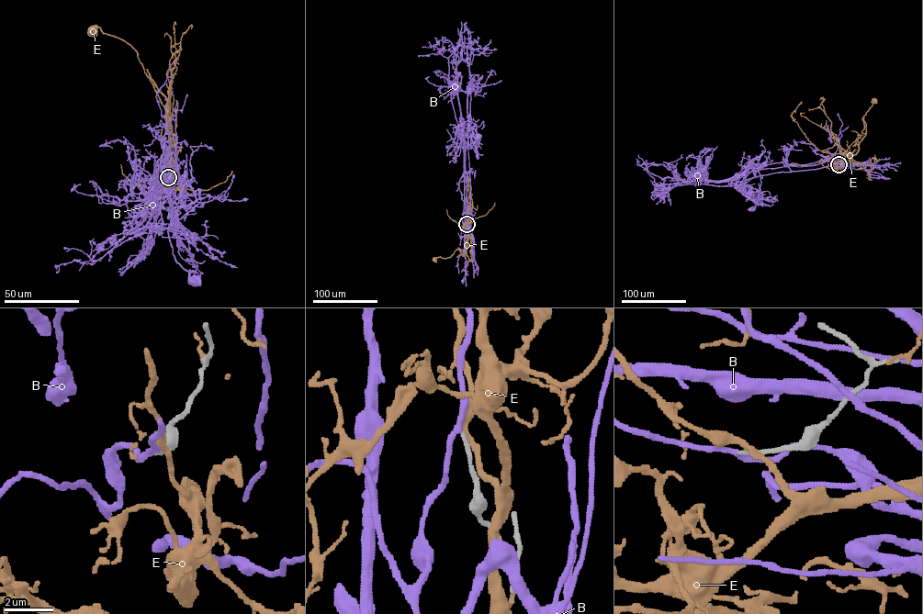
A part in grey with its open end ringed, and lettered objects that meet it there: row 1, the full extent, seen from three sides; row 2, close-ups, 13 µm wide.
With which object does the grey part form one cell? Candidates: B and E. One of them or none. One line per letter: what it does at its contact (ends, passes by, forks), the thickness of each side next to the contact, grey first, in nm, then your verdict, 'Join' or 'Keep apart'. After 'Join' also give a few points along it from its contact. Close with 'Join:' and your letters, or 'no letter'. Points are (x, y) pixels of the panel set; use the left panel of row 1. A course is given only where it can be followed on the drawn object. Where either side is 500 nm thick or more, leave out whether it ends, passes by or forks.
B: It passes by. Thickness 150 nm (grey) against 240 nm. Join. Its course: (168, 177), (164, 170), (161, 187), (174, 173), (182, 193), (169, 240), (191, 280)
E: It passes by. Thickness 200 nm (grey) against 220 nm. Keep apart
Join: B

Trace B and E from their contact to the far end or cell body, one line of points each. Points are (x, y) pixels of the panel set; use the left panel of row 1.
B: (168, 177), (164, 170), (161, 187), (174, 173), (182, 193), (169, 240), (191, 280)
E: (168, 177), (170, 180), (169, 119), (137, 51), (129, 44), (104, 33), (99, 27), (95, 27), (92, 30)

